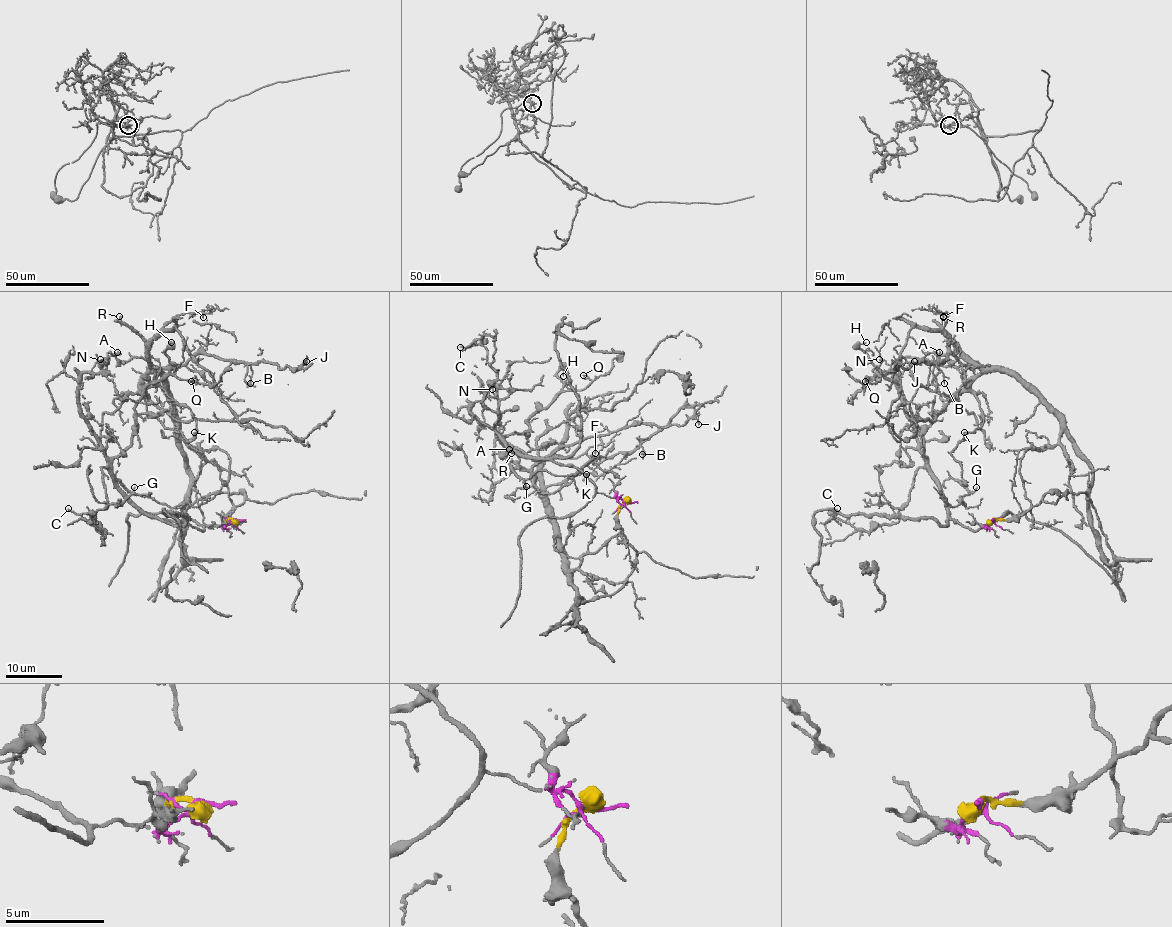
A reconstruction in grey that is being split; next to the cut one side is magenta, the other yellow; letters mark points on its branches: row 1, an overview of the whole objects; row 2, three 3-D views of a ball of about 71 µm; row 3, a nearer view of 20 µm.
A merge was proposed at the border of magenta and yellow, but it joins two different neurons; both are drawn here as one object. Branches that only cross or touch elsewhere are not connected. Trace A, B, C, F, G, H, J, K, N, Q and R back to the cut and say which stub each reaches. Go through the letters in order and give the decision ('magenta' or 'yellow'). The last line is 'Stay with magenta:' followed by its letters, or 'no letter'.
A: yellow
B: yellow
C: magenta
F: yellow
G: magenta
H: magenta
J: yellow
K: yellow
N: magenta
Q: magenta
R: yellow
Stay with magenta: C, G, H, N, Q

